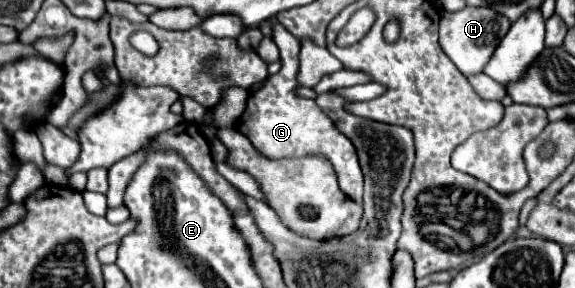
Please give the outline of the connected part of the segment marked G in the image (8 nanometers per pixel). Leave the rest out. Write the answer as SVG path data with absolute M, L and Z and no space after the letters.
M270 17L268 21L272 25L272 41L280 49L282 69L276 75L270 75L262 89L250 93L246 109L236 123L236 131L246 135L250 143L268 159L298 159L298 157L328 159L336 171L340 189L344 189L344 193L348 193L352 201L362 205L362 171L358 165L354 145L334 127L328 115L324 115L312 99L296 97L294 89L298 87L296 73L298 73L300 43L282 27L282 23L276 17Z

